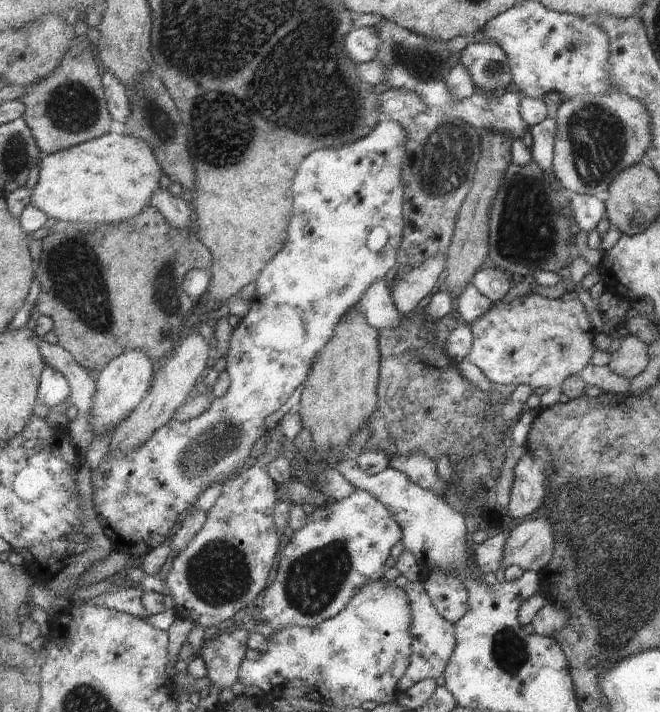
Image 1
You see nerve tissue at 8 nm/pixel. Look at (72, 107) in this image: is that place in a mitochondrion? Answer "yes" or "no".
yes

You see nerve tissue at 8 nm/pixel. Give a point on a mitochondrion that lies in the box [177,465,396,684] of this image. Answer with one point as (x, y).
(311, 581)

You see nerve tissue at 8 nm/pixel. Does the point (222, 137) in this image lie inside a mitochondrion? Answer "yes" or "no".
yes

